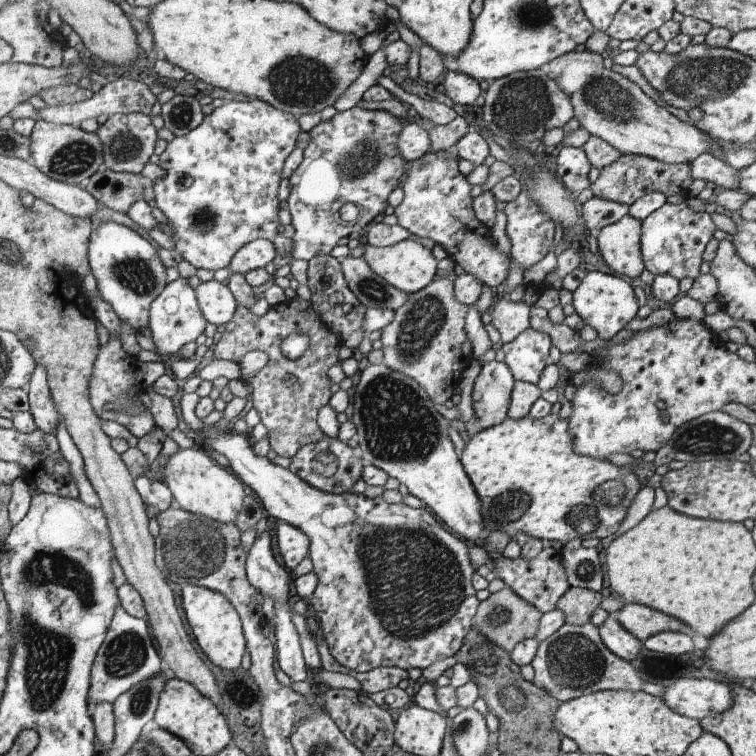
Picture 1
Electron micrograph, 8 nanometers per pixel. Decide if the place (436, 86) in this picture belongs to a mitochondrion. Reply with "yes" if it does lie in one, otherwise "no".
no

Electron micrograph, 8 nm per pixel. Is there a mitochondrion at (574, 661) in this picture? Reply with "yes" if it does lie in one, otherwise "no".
yes

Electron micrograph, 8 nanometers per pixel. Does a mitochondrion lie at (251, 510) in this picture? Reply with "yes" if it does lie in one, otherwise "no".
no

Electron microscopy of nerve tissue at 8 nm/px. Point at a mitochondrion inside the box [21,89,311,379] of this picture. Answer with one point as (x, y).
(76, 156)

